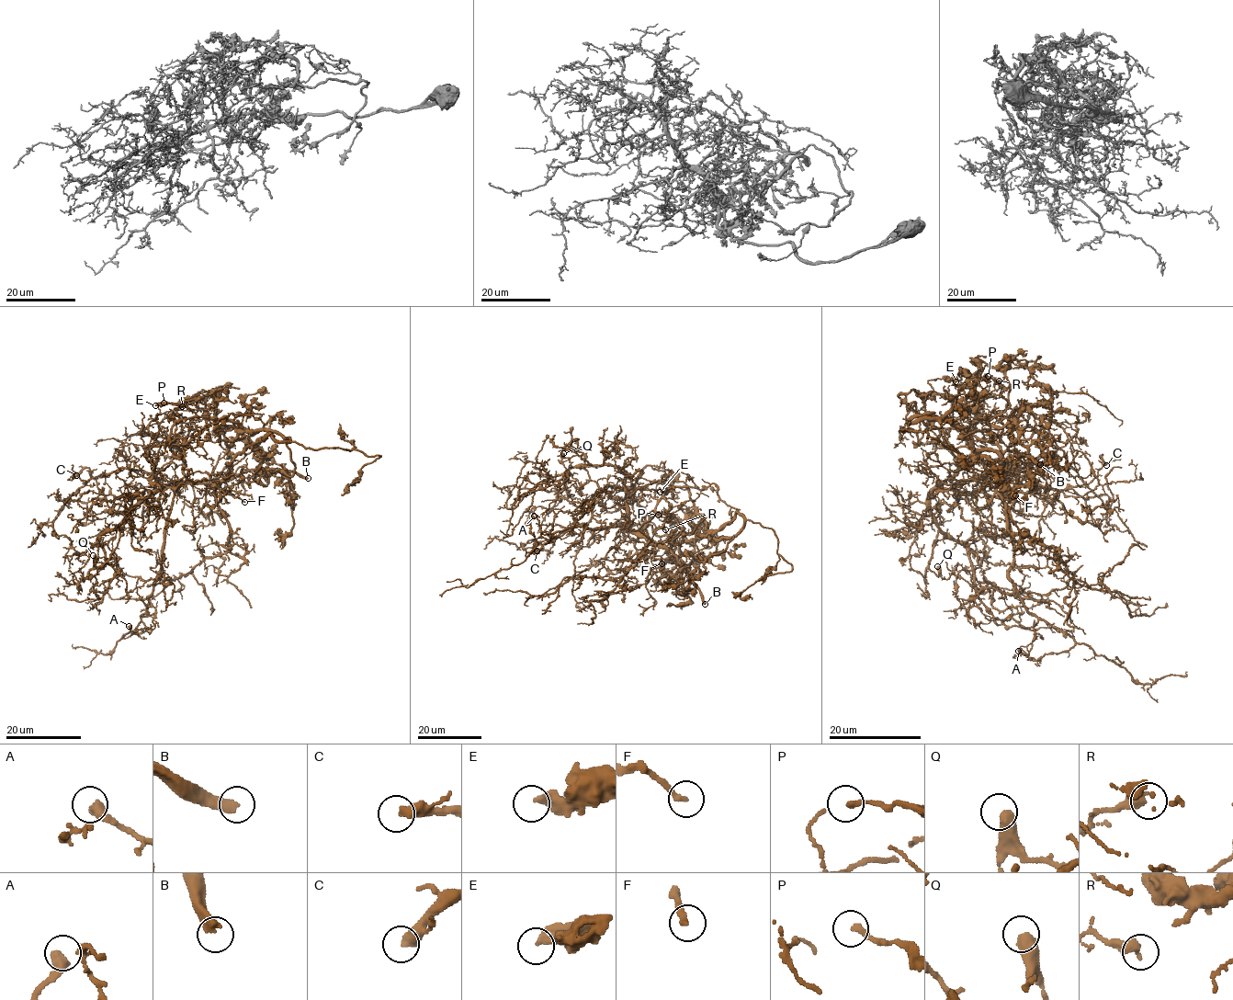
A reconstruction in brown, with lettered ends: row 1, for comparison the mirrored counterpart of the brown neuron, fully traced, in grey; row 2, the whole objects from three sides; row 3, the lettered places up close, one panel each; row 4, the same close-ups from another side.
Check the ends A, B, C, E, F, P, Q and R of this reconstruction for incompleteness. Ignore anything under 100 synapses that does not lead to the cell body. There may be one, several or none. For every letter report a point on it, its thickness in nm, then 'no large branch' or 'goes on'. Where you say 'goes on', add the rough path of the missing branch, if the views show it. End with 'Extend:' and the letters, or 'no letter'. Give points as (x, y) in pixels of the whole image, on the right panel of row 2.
A: at (1018, 651); 480 nm thick; no large branch
B: at (1040, 464); 440 nm thick; goes on
C: at (1106, 465); 440 nm thick; no large branch
E: at (955, 381); 380 nm thick; no large branch
F: at (1015, 495); 240 nm thick; no large branch
P: at (988, 376); 200 nm thick; no large branch
Q: at (937, 566); 500 nm thick; no large branch
R: at (999, 380); 420 nm thick; no large branch
Extend: B

